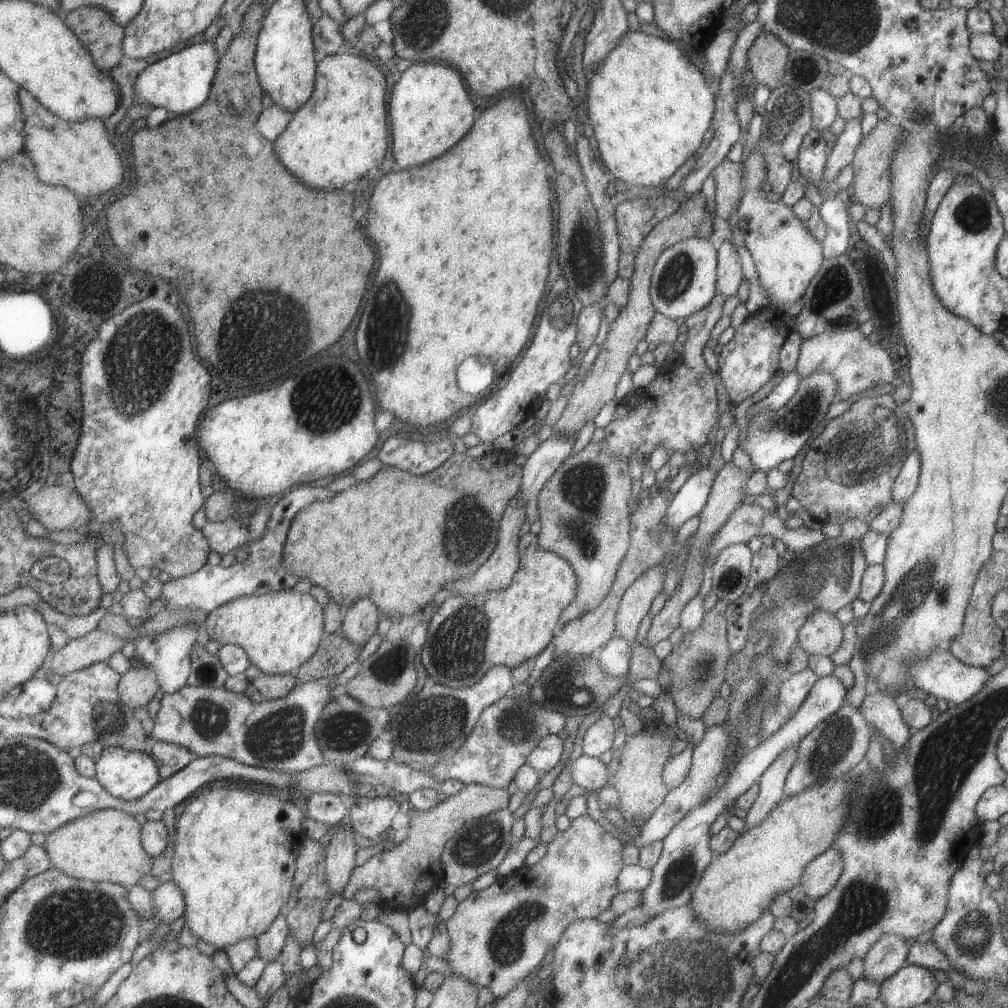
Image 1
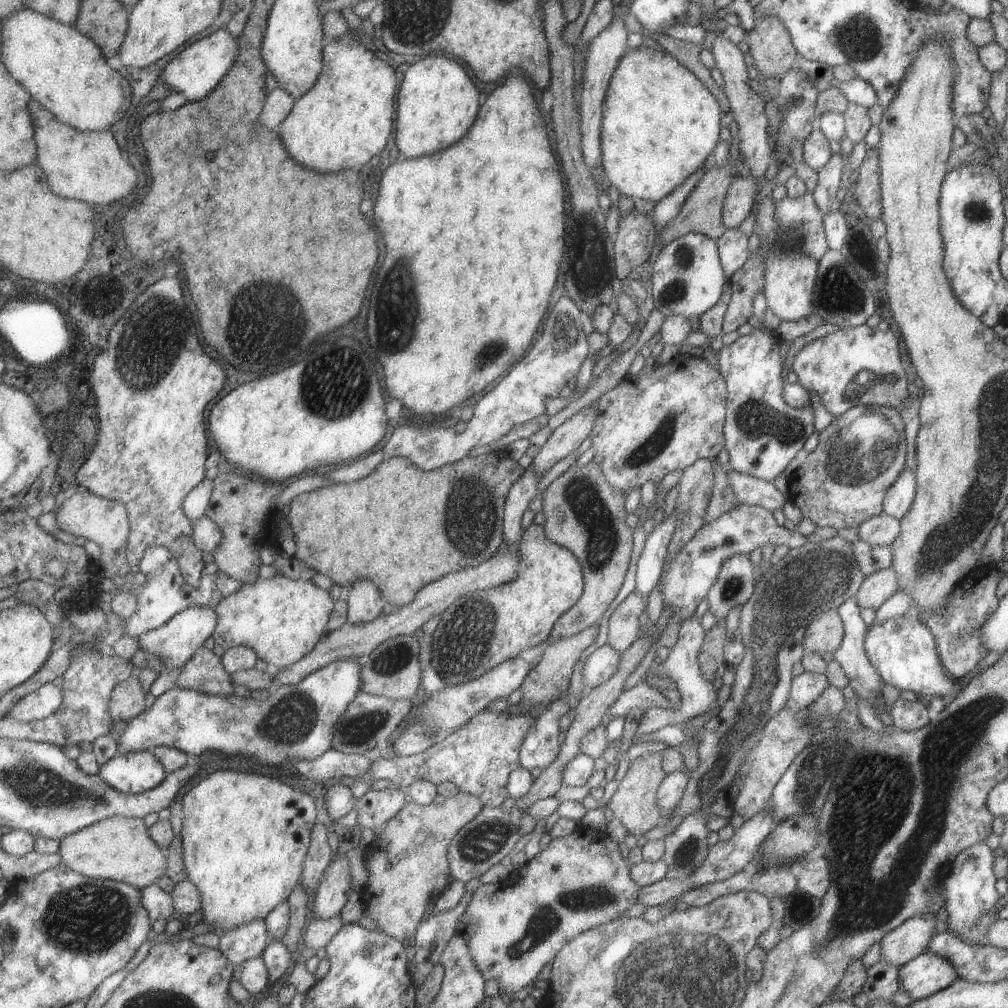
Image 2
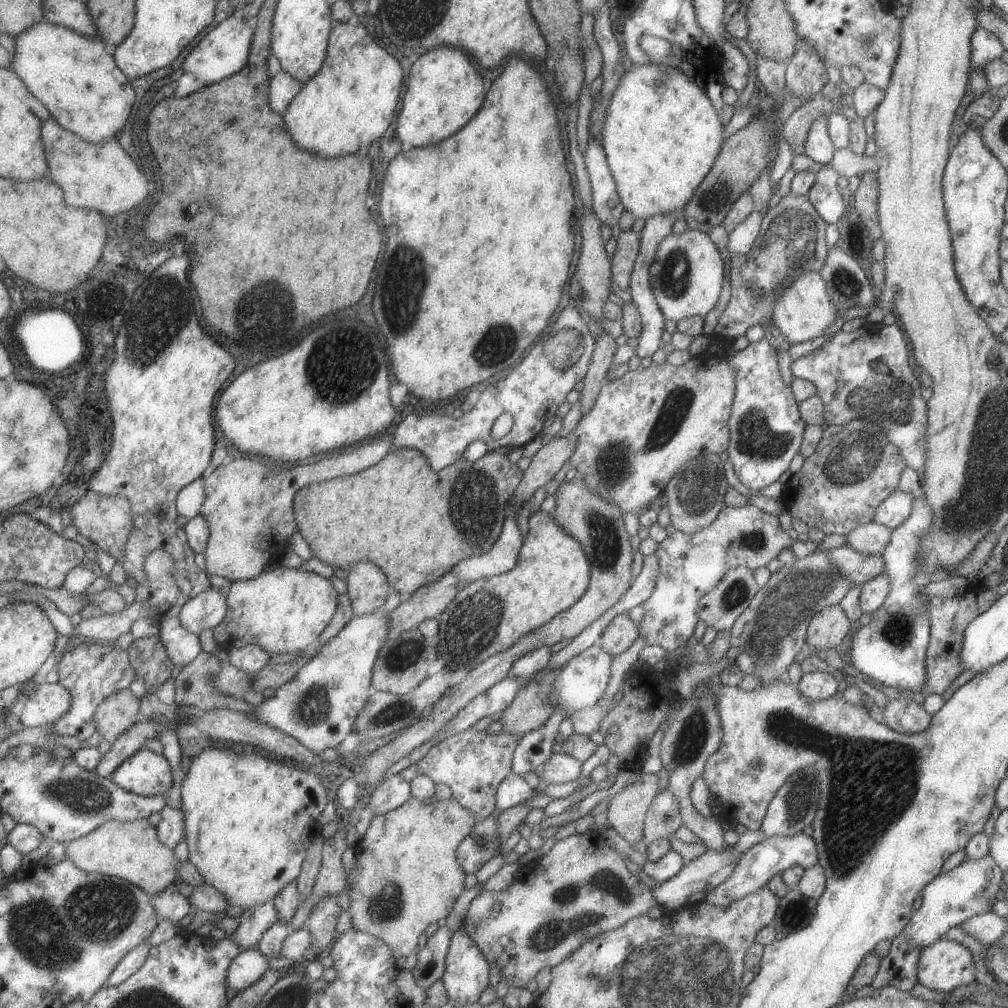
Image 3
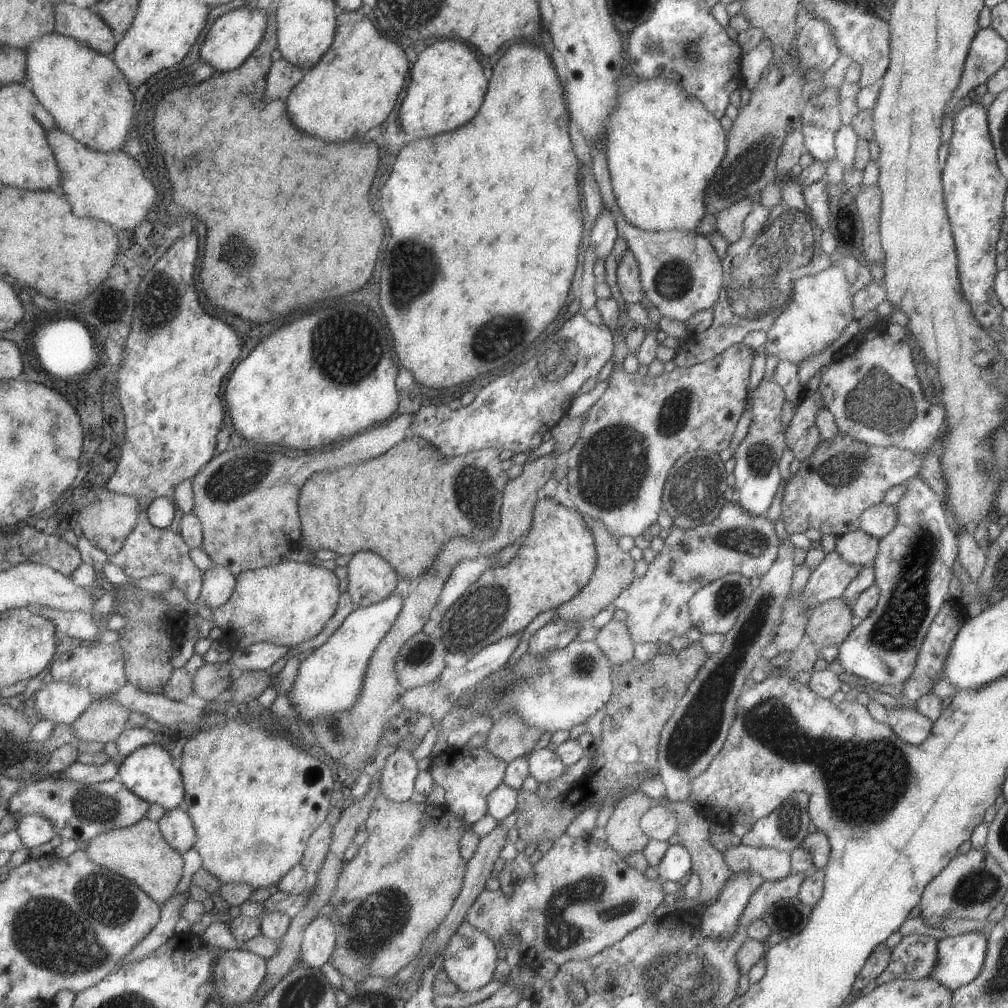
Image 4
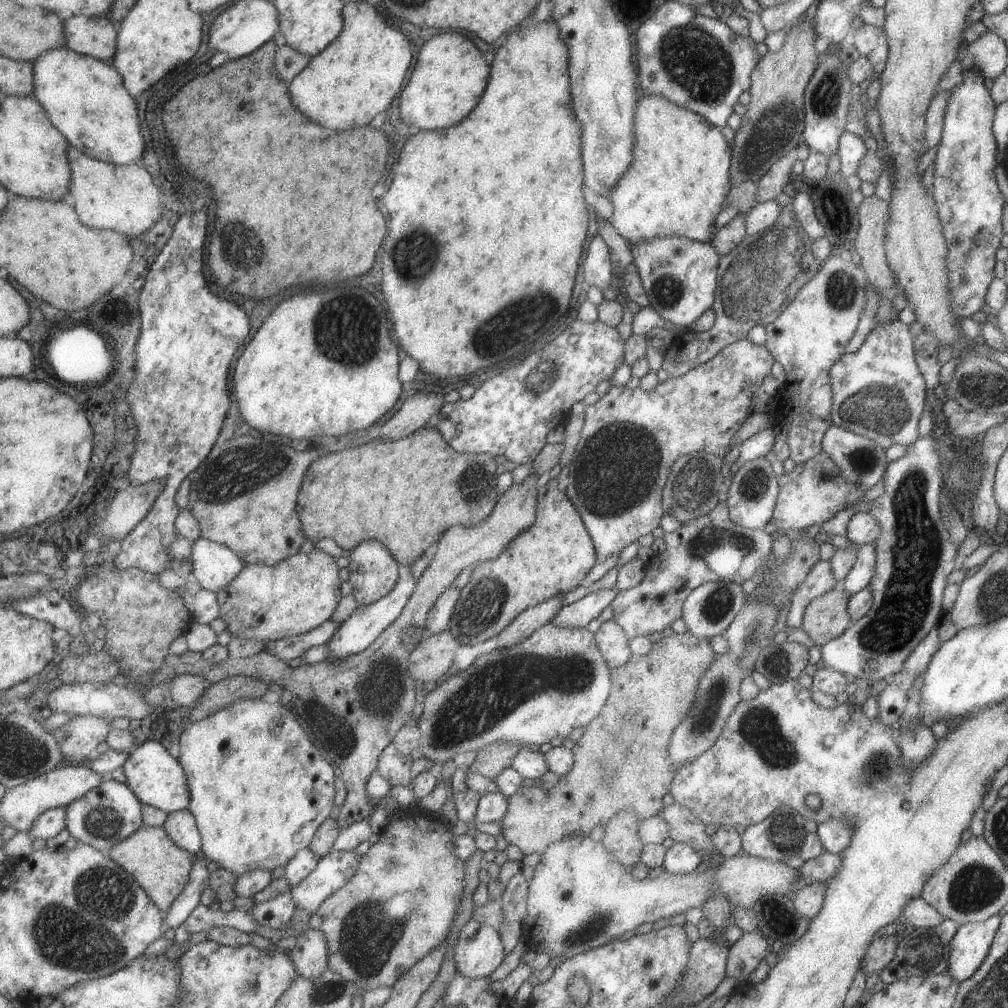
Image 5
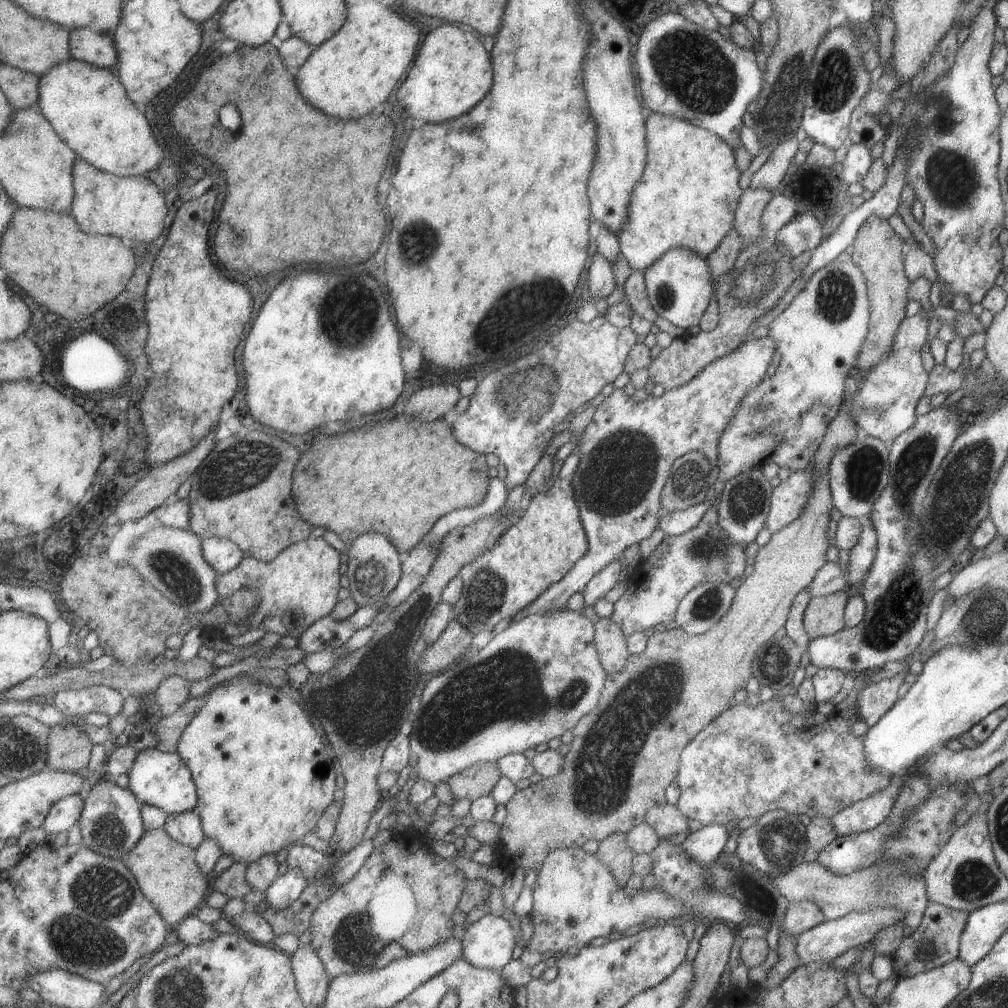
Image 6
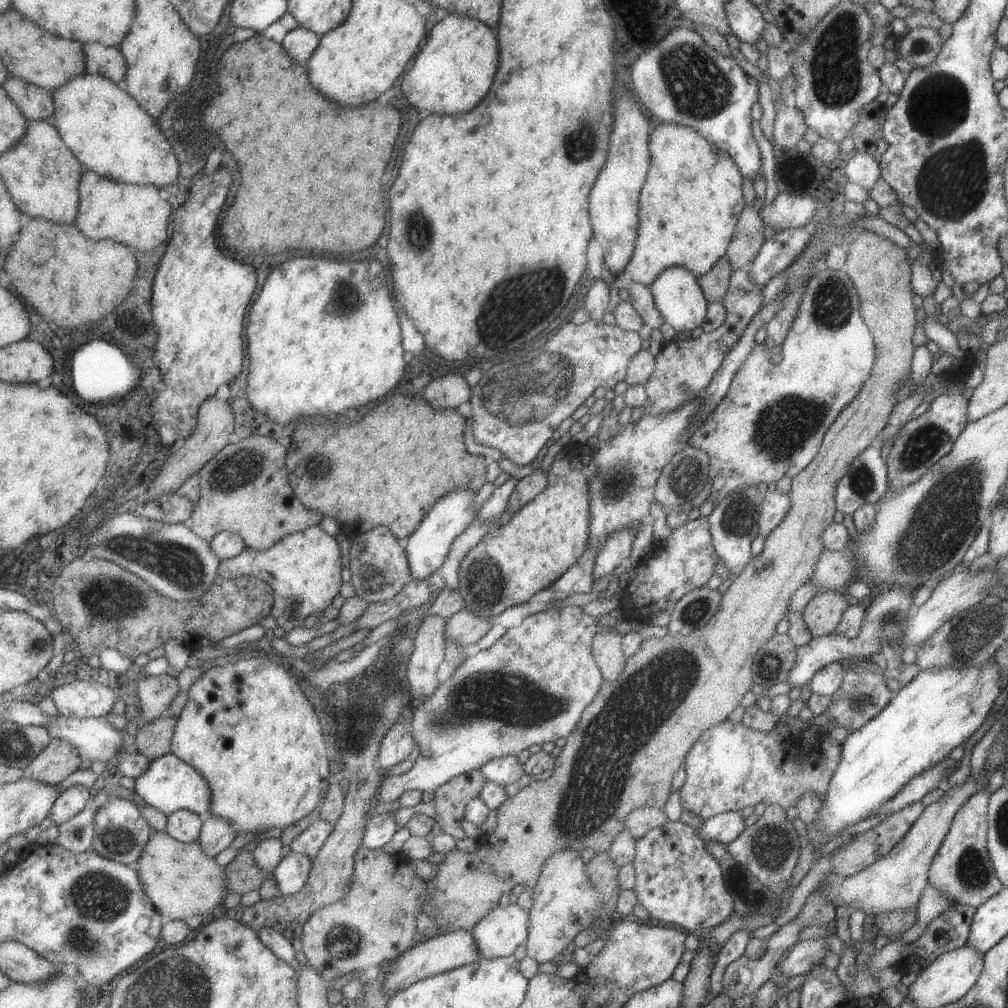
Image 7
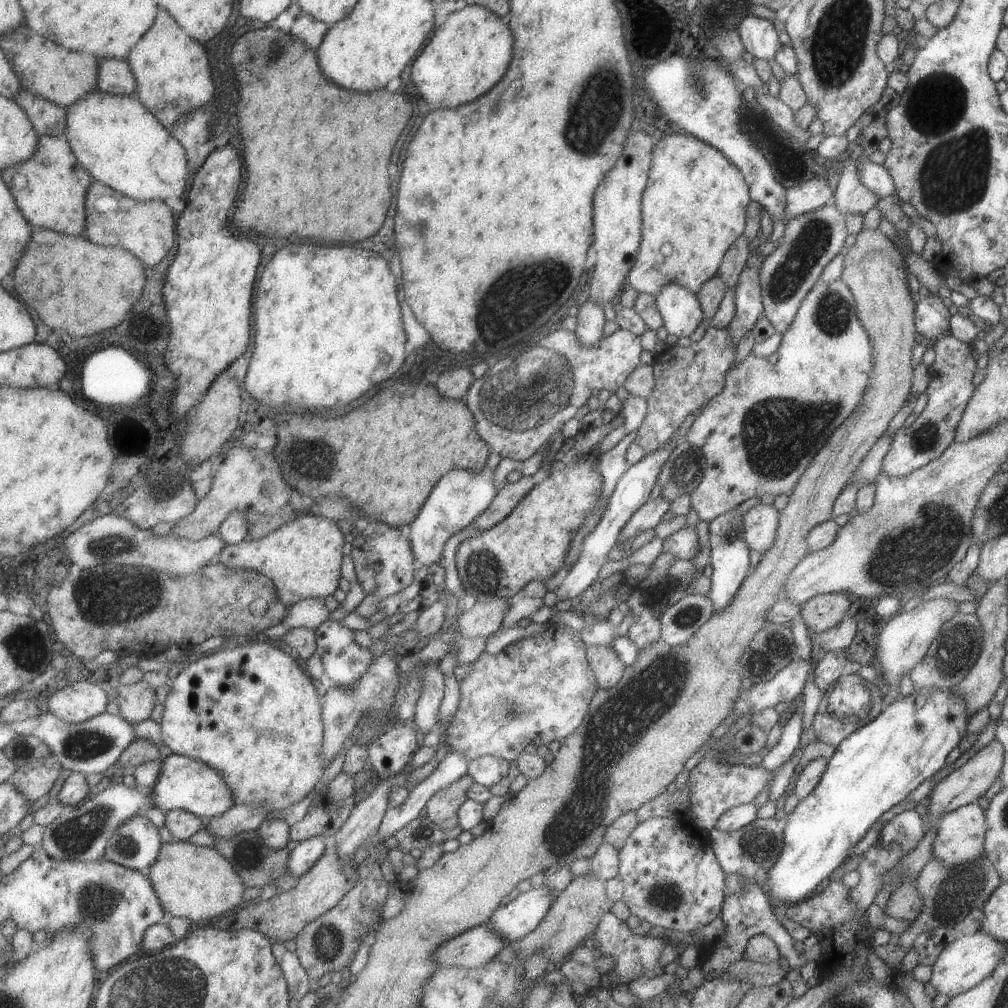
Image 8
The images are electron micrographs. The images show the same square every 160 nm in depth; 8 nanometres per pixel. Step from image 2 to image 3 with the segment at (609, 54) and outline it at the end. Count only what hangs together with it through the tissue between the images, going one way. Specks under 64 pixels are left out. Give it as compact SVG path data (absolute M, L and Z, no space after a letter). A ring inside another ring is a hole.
M589 137L581 152L590 182L592 211L603 224L609 226L617 224L617 219L624 208L607 166L601 143Z

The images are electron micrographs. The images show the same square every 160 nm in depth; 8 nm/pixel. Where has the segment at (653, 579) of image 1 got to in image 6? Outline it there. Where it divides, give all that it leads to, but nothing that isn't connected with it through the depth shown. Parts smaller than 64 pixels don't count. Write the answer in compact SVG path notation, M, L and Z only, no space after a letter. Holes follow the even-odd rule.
M610 617L599 618L594 625L593 642L599 662L606 673L612 673L623 668L628 657L626 636L620 626Z

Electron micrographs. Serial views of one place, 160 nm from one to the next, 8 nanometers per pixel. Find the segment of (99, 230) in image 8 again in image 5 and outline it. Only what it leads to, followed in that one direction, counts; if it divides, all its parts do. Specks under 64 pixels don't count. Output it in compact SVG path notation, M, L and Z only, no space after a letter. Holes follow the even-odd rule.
M69 146L71 168L75 172L71 180L71 194L75 196L75 208L87 226L113 228L125 236L139 236L151 230L163 216L163 192L153 182L147 168L137 163L116 165L87 156L78 148Z

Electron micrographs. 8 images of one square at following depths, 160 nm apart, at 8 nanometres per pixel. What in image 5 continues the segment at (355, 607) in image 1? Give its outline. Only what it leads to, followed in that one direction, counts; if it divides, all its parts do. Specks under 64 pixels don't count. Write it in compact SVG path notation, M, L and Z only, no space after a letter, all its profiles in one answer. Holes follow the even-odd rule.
M360 542L348 560L348 582L358 605L383 598L395 586L398 564L380 542Z

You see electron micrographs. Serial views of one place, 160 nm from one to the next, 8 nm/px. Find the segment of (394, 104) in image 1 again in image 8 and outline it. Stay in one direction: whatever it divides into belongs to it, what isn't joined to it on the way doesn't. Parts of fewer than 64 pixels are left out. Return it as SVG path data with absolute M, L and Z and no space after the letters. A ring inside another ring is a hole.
M466 5L451 12L434 30L410 67L411 82L426 104L455 108L485 94L507 70L511 58L509 27L489 9Z

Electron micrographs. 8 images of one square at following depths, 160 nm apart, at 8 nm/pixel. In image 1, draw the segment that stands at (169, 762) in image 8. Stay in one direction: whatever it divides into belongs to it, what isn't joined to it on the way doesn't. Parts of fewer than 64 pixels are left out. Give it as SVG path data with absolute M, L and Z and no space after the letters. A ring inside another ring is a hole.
M104 747L102 754L96 758L97 780L117 798L136 801L151 792L160 782L159 767L154 757L143 751L128 751L121 747Z

